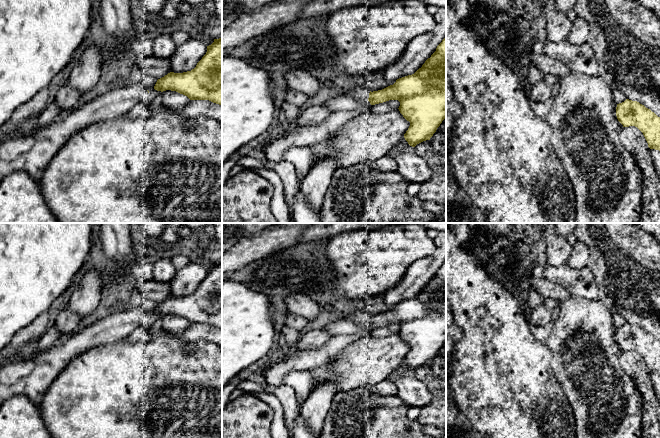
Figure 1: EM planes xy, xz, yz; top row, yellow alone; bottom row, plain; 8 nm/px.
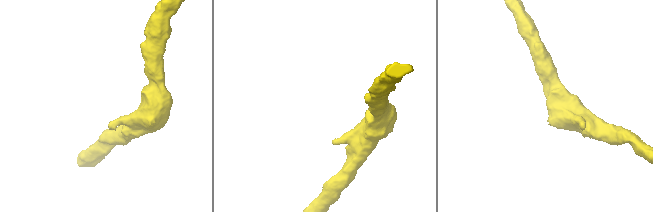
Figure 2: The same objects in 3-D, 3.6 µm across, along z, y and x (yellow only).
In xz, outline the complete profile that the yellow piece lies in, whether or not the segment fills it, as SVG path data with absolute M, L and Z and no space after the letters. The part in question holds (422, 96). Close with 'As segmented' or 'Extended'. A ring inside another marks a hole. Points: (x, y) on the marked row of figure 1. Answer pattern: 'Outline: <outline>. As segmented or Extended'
Outline: M446 36L431 57L414 74L399 78L393 85L373 92L360 83L344 95L360 102L369 101L371 105L398 100L400 113L410 122L404 134L408 144L415 147L423 141L430 140L446 118Z. Extended

